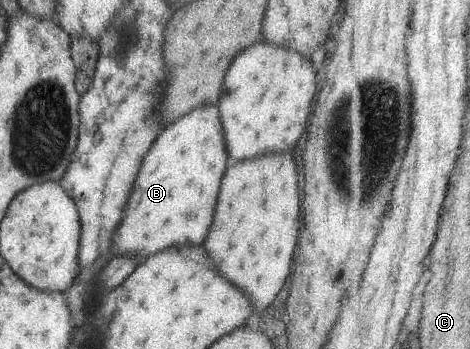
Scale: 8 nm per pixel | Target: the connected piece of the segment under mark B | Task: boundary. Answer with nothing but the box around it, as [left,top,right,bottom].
[109,104,225,264]

